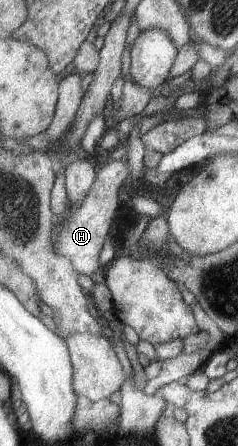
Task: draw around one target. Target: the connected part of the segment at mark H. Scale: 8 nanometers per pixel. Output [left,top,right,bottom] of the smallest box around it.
[54,156,130,278]

